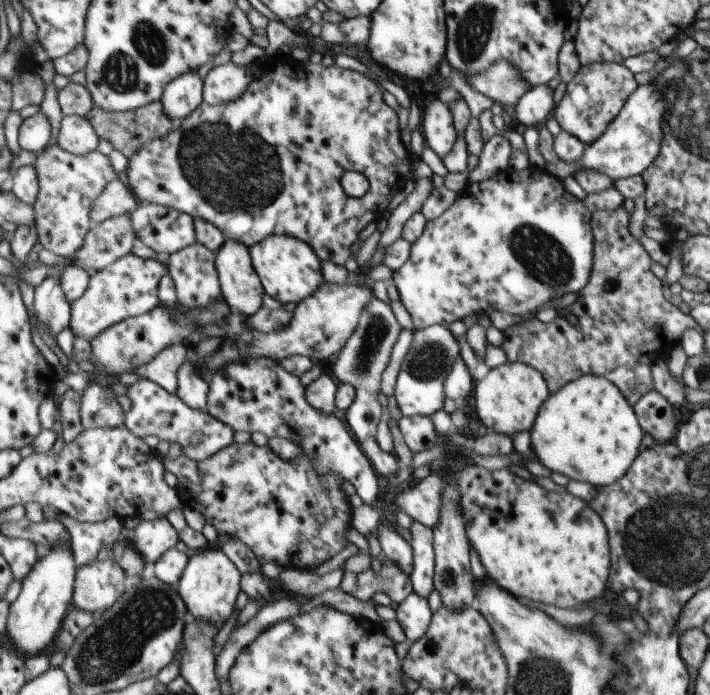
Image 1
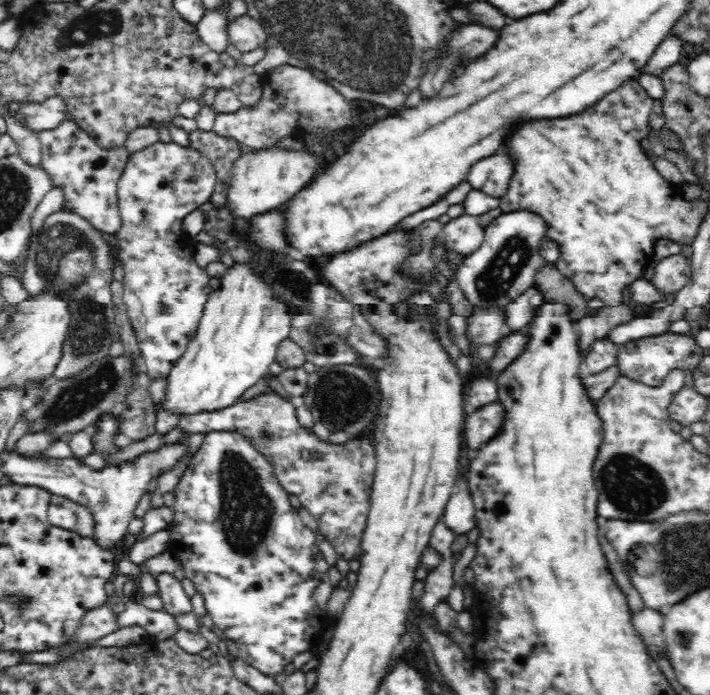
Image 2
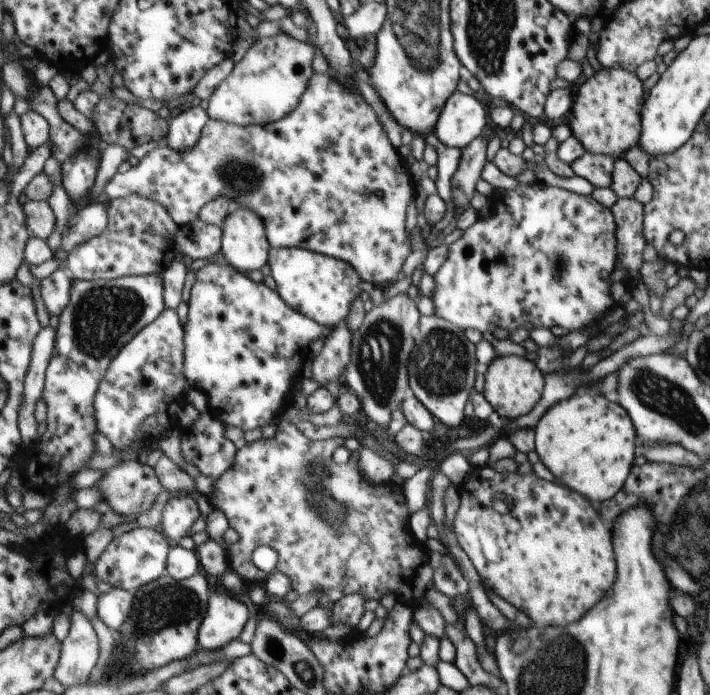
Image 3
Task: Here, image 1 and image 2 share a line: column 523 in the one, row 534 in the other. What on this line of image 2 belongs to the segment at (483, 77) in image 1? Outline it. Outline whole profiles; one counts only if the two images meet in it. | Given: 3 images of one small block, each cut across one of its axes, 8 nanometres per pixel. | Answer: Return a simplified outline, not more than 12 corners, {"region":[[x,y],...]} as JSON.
{"region":[[51,495],[50,524],[85,537],[94,521],[85,506]]}

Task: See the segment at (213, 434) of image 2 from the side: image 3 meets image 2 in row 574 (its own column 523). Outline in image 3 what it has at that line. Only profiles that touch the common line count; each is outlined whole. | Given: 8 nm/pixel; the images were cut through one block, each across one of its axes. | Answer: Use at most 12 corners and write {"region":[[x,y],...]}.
{"region":[[493,189],[447,246],[433,315],[573,331],[609,312],[611,211]]}

